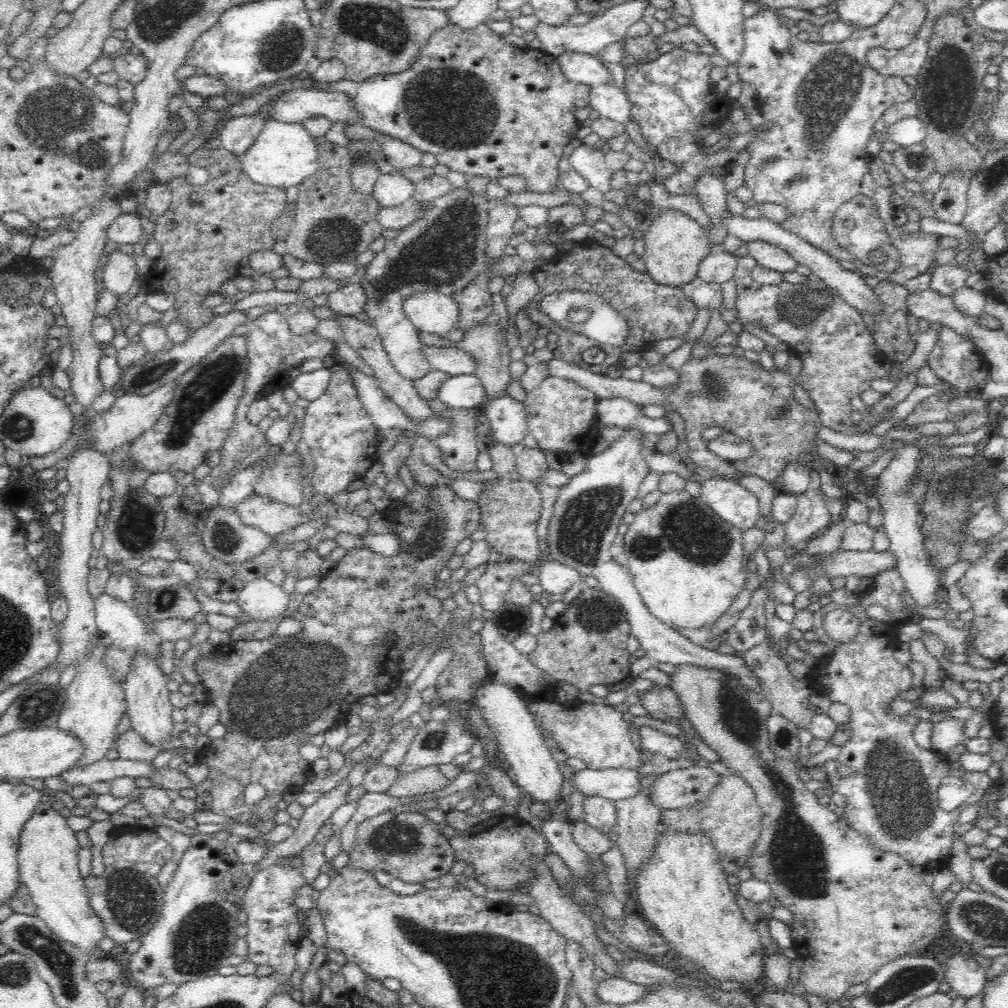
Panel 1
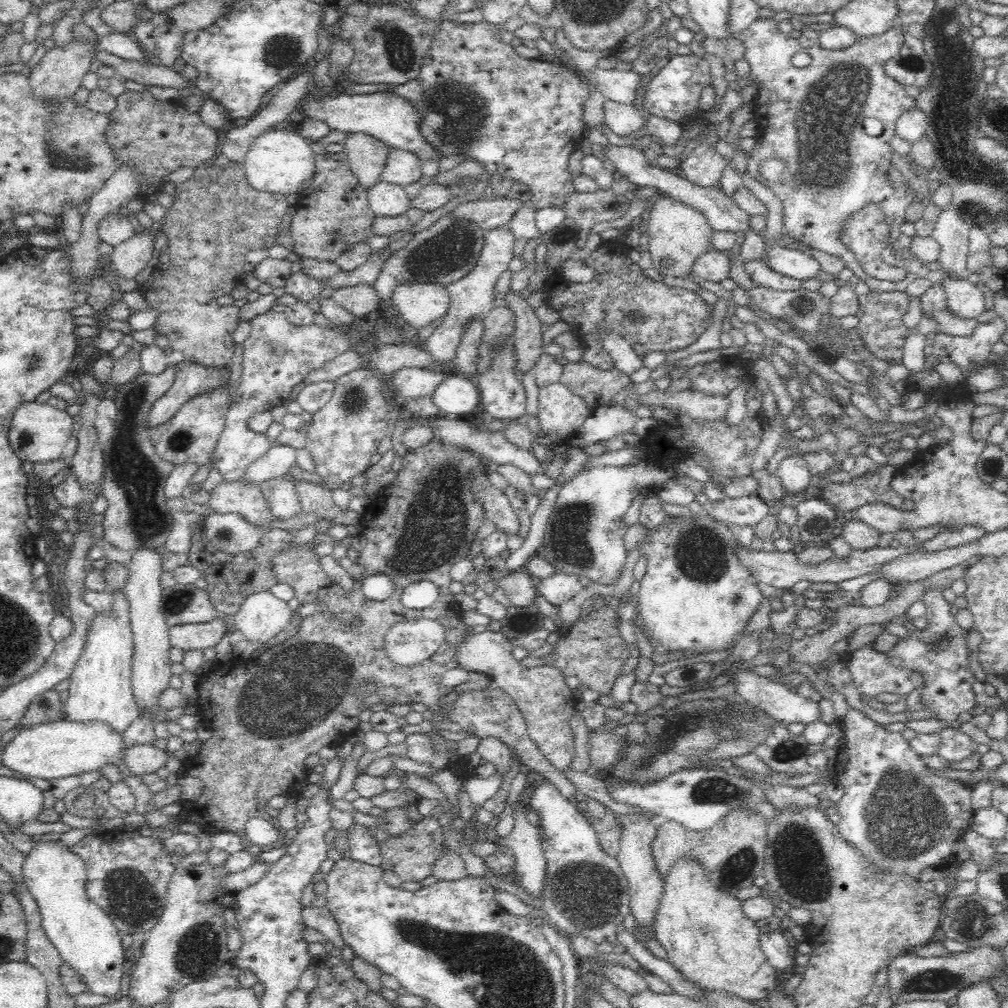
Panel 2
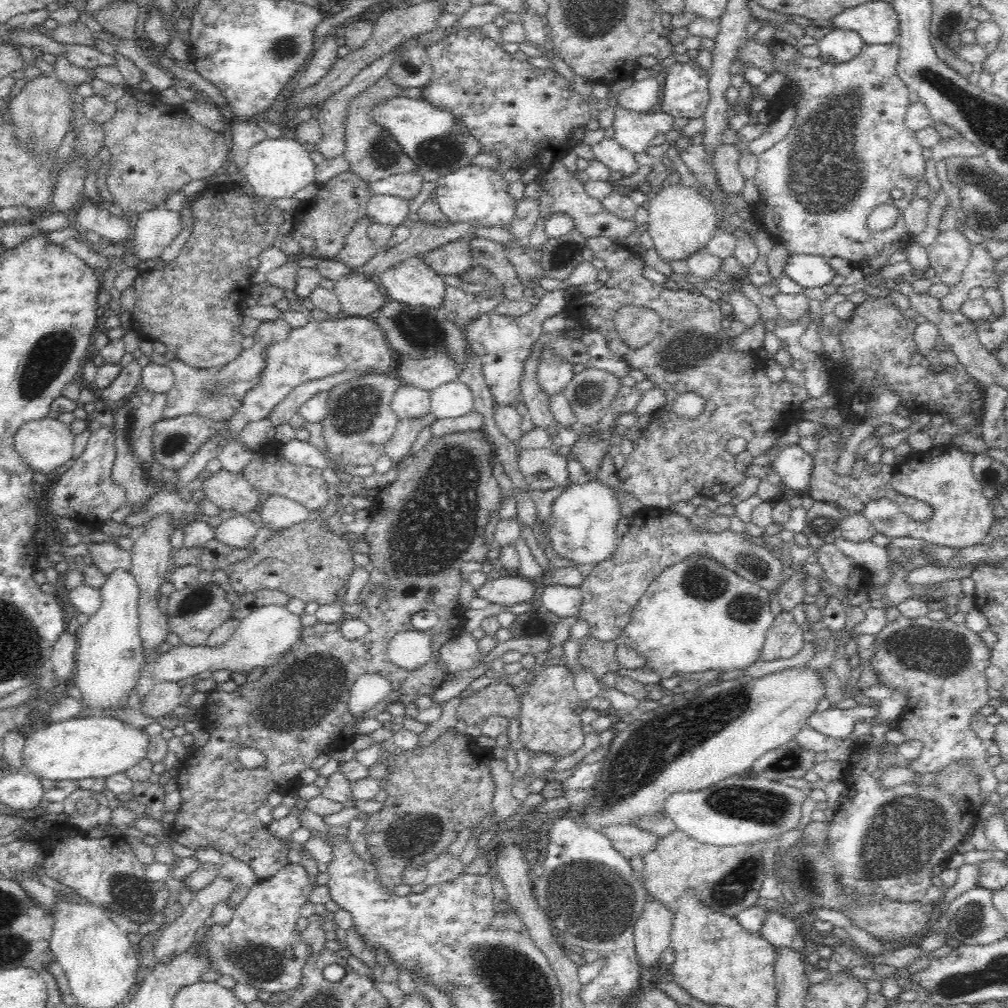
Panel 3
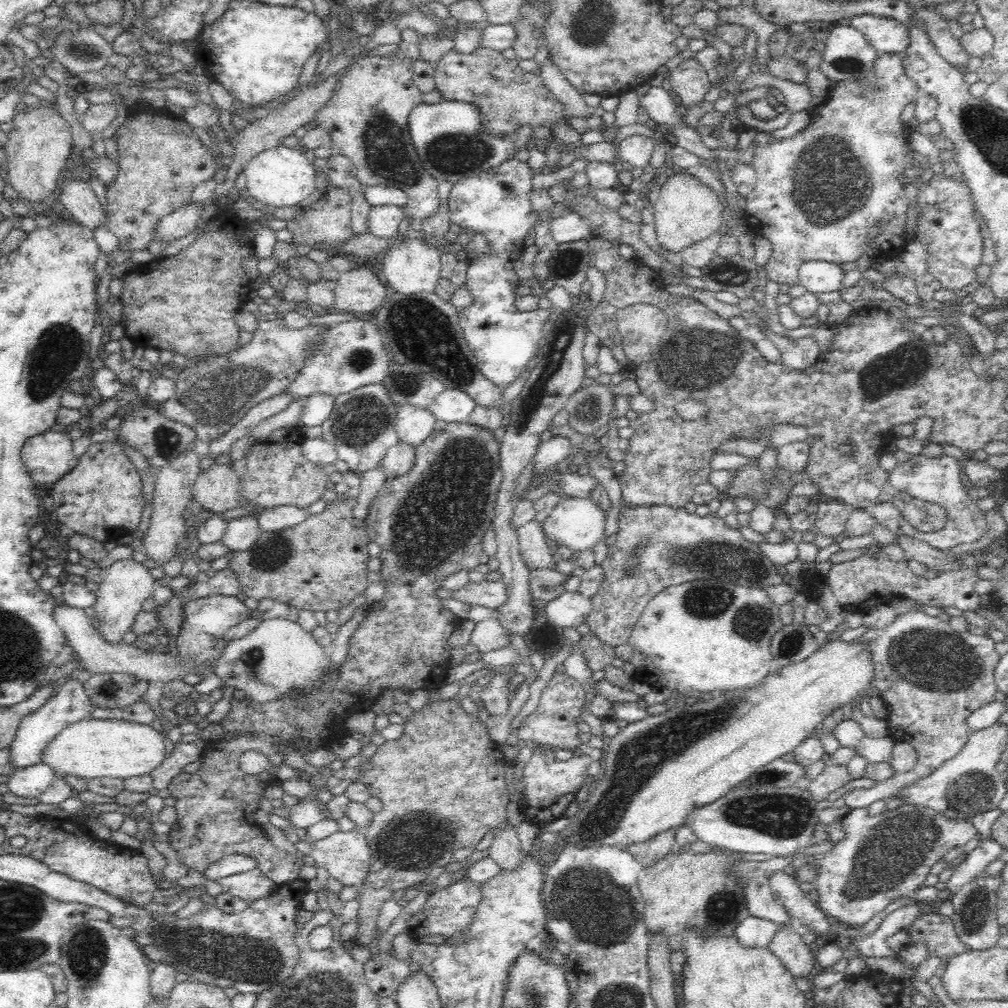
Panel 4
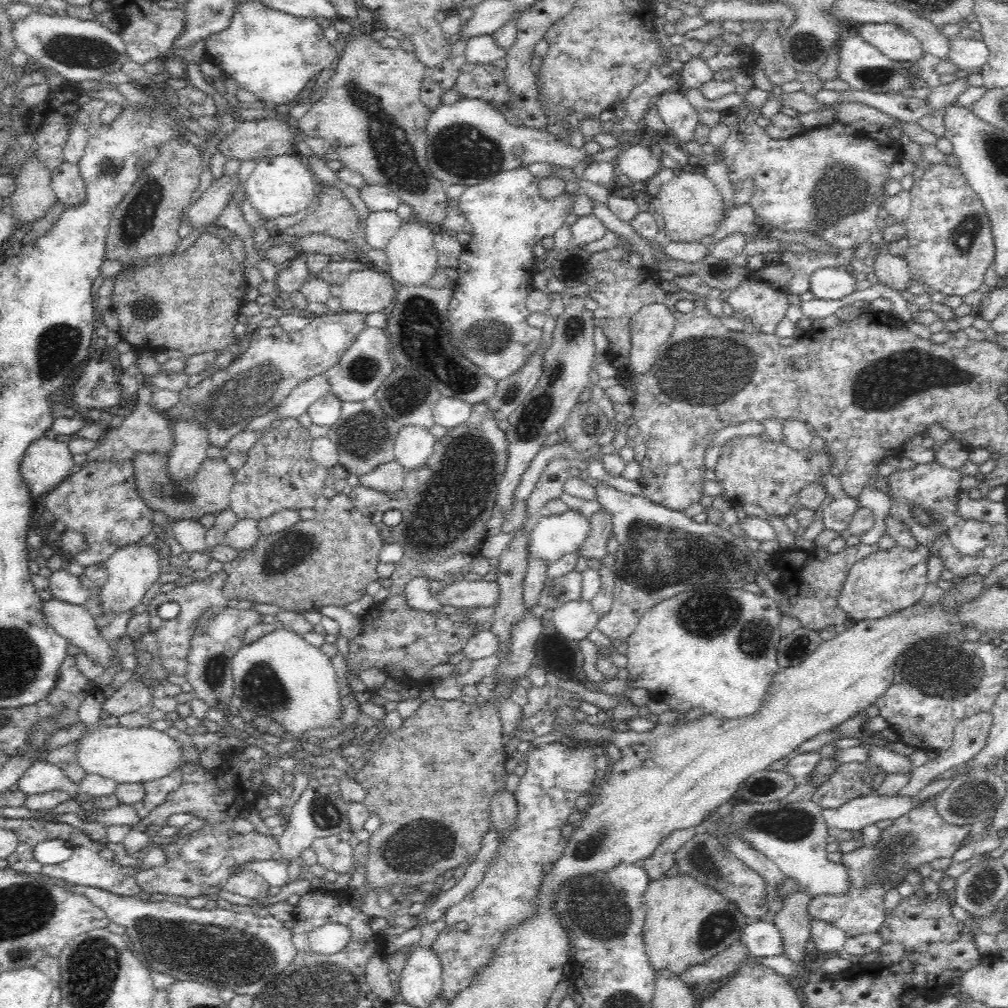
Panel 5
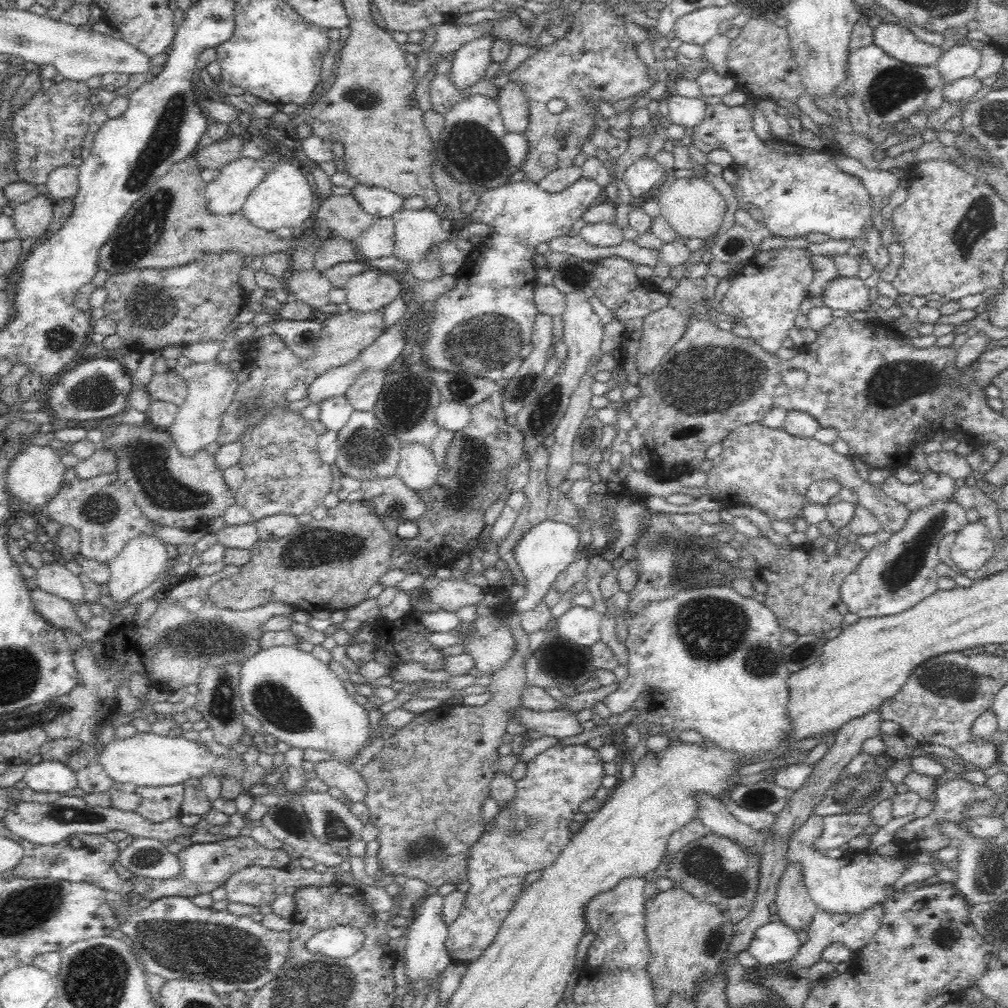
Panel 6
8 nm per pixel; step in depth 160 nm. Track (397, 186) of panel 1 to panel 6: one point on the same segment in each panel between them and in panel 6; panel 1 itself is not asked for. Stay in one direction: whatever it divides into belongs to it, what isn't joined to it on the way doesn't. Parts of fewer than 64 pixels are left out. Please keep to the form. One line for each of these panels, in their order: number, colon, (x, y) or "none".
2: (386, 200)
3: (390, 211)
4: (383, 222)
5: (380, 226)
6: (377, 242)

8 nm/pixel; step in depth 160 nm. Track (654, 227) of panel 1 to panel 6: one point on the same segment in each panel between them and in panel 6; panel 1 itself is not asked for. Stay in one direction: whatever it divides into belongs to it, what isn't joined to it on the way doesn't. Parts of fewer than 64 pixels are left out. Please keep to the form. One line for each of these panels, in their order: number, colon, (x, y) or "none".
2: (678, 233)
3: (681, 219)
4: (687, 211)
5: (692, 207)
6: (693, 208)

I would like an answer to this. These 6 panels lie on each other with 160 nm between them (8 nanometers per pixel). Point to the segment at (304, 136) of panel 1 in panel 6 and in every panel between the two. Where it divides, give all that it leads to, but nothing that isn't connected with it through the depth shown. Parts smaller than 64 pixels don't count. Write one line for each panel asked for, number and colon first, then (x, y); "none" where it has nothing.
2: (278, 162)
3: (277, 169)
4: (282, 178)
5: (280, 186)
6: (285, 198)

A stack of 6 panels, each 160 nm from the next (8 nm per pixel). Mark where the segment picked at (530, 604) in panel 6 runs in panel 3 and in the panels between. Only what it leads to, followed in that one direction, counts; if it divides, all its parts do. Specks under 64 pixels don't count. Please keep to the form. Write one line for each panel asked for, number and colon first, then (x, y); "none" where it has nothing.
3: (582, 526)
4: (577, 524)
5: (552, 537)

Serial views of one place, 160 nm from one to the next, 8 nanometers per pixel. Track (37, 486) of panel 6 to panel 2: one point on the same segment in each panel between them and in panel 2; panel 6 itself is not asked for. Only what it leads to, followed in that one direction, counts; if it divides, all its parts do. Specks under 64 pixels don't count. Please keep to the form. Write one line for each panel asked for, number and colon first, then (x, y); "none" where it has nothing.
2: (39, 433)
3: (44, 445)
4: (48, 456)
5: (46, 463)

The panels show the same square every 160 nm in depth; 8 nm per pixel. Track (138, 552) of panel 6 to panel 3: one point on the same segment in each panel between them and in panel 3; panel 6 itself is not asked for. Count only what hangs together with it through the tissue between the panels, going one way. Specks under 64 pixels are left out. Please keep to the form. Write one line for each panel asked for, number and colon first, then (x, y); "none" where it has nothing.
3: (110, 651)
4: (128, 584)
5: (131, 572)

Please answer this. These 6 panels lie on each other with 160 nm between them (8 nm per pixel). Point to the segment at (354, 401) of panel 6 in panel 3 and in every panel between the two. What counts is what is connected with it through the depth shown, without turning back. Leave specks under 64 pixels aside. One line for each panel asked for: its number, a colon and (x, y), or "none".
3: (357, 346)
4: (352, 355)
5: (368, 363)

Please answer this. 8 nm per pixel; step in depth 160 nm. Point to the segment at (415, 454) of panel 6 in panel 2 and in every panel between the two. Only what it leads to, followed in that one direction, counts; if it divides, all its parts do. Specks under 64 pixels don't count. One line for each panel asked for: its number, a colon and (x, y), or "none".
2: (411, 383)
3: (409, 403)
4: (413, 425)
5: (414, 446)

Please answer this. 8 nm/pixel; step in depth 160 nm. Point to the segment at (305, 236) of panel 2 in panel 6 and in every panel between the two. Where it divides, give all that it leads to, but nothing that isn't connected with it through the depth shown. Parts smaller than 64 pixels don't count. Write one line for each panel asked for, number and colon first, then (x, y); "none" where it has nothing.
3: (345, 197)
4: (331, 226)
5: (334, 216)
6: (343, 214)

